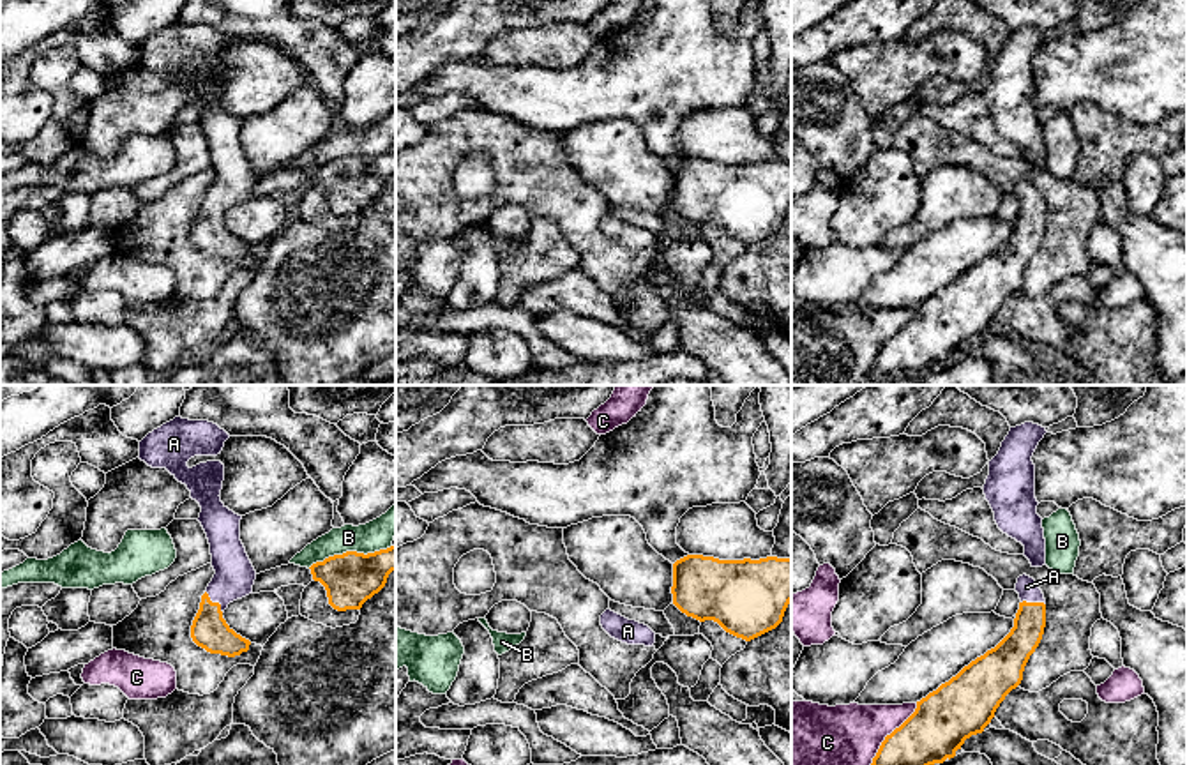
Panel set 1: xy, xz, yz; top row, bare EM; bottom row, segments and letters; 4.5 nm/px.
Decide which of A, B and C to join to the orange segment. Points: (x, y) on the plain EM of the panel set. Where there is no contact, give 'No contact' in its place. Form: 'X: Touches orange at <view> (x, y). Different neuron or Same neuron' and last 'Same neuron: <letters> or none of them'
A: Touches orange at xy (214, 207). Same neuron
B: Touches orange at xy (348, 156). Different neuron
C: Touches orange at yz (887, 340). Different neuron
Same neuron: A

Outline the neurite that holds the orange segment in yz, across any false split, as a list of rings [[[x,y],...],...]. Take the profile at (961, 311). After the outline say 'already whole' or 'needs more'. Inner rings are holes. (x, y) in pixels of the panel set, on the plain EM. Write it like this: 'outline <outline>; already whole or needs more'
outline [[[1017,182],[1019,214],[1010,237],[984,260],[964,270],[956,281],[917,306],[915,316],[881,346],[871,373],[922,375],[954,362],[966,343],[982,337],[1005,300],[1023,284],[1024,270],[1039,251],[1046,231],[1046,203],[1035,184]]]; needs more

